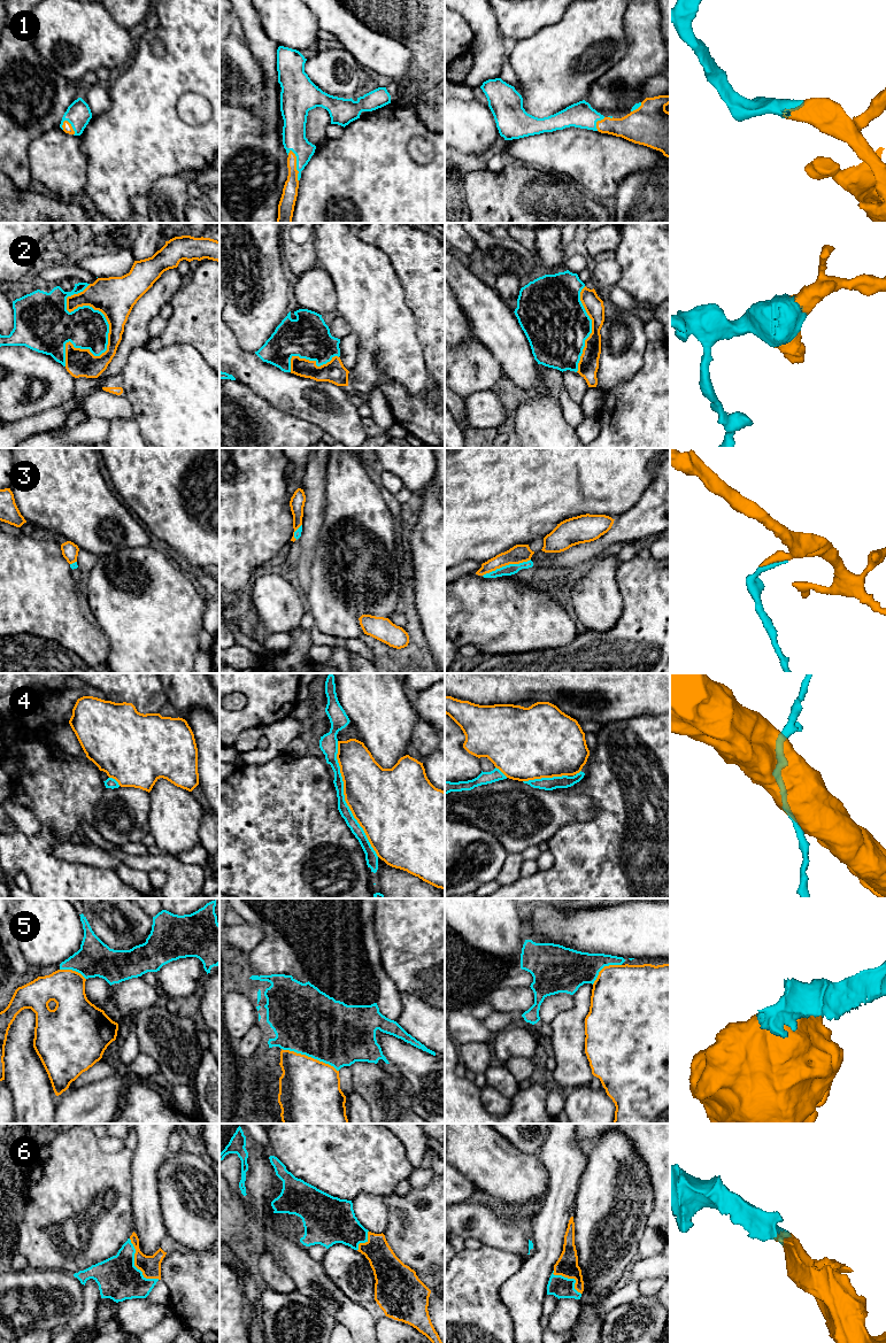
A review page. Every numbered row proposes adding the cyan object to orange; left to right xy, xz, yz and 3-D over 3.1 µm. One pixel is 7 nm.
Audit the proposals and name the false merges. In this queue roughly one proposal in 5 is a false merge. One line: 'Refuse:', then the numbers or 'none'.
Refuse: 3, 4, 5

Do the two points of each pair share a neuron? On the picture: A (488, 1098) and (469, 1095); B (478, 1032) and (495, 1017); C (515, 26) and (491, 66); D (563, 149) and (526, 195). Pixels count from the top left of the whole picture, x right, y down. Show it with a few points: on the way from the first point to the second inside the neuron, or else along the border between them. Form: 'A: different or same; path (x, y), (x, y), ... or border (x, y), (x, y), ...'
A: different; border (479, 1091), (482, 1104), (487, 1111)
B: different; border (480, 1020), (493, 1034)
C: different; border (492, 12), (501, 35)
D: different; border (521, 161), (553, 171), (560, 176)

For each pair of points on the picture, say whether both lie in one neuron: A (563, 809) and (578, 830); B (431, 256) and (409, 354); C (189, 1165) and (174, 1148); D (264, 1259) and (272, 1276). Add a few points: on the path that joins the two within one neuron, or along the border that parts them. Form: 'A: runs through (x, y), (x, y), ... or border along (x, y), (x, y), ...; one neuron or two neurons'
A: border along (594, 804), (590, 819), (567, 823), (551, 836); two neurons
B: border along (405, 301), (415, 318), (415, 333), (422, 353); two neurons
C: border along (182, 1150), (170, 1155); two neurons
D: runs through (267, 1264), (270, 1272); one neuron

